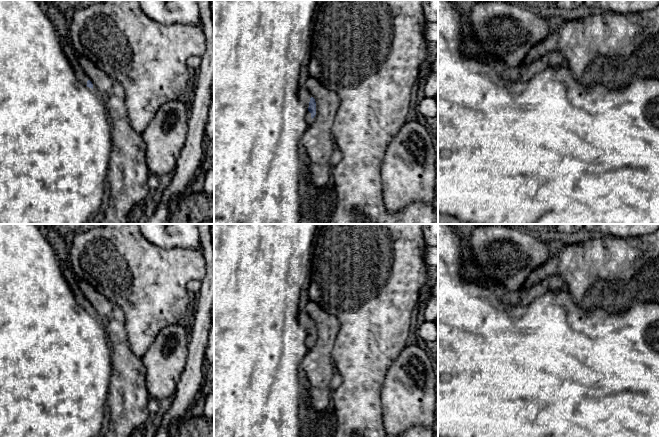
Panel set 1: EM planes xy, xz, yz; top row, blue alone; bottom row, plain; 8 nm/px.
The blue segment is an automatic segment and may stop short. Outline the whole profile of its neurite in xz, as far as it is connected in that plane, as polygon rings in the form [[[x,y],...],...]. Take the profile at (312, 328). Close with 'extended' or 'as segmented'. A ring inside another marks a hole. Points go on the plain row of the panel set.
[[[305,309],[298,311],[298,320],[308,333],[307,342],[311,345],[316,339],[316,326]]] | extended

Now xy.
[[[38,224],[44,231],[46,238],[55,251],[55,254],[60,262],[60,266],[66,281],[69,283],[76,300],[87,311],[93,313],[93,308],[88,300],[83,296],[73,270],[69,265],[69,236],[62,234],[57,230],[55,224]]] | extended

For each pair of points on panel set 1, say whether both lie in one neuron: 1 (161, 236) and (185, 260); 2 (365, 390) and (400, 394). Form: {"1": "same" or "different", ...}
{"1": "different", "2": "different"}

